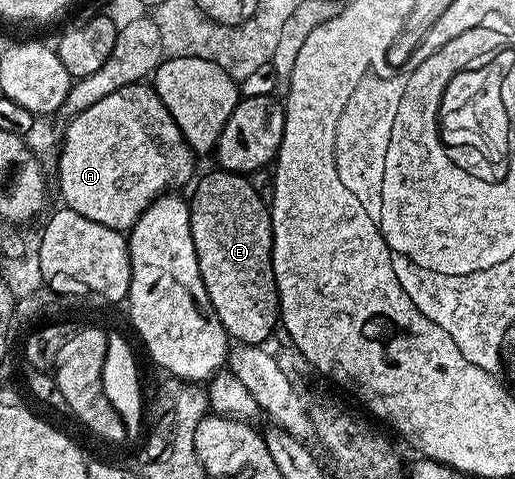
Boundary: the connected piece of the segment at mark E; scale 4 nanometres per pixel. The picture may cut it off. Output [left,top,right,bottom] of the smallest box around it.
[188,168,280,346]

